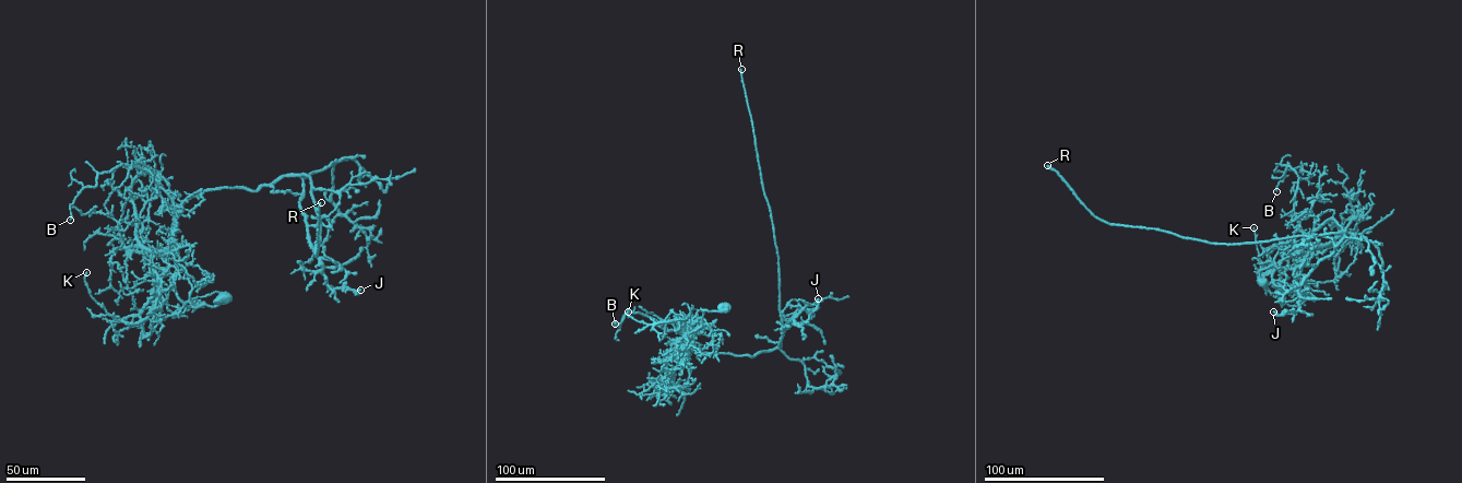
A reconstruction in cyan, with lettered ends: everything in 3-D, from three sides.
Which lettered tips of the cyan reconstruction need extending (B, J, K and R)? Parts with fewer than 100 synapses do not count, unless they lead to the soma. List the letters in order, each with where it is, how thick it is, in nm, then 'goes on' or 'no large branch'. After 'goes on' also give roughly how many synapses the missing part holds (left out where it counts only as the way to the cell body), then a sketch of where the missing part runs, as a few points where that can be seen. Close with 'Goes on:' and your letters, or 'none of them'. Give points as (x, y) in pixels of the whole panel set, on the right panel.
B: (1276, 191) | 200 nm | no large branch
J: (1273, 311) | 440 nm | no large branch
K: (1254, 227) | 220 nm | no large branch
R: (1047, 165) | 380 nm | goes on | 550 syn
Goes on: R

